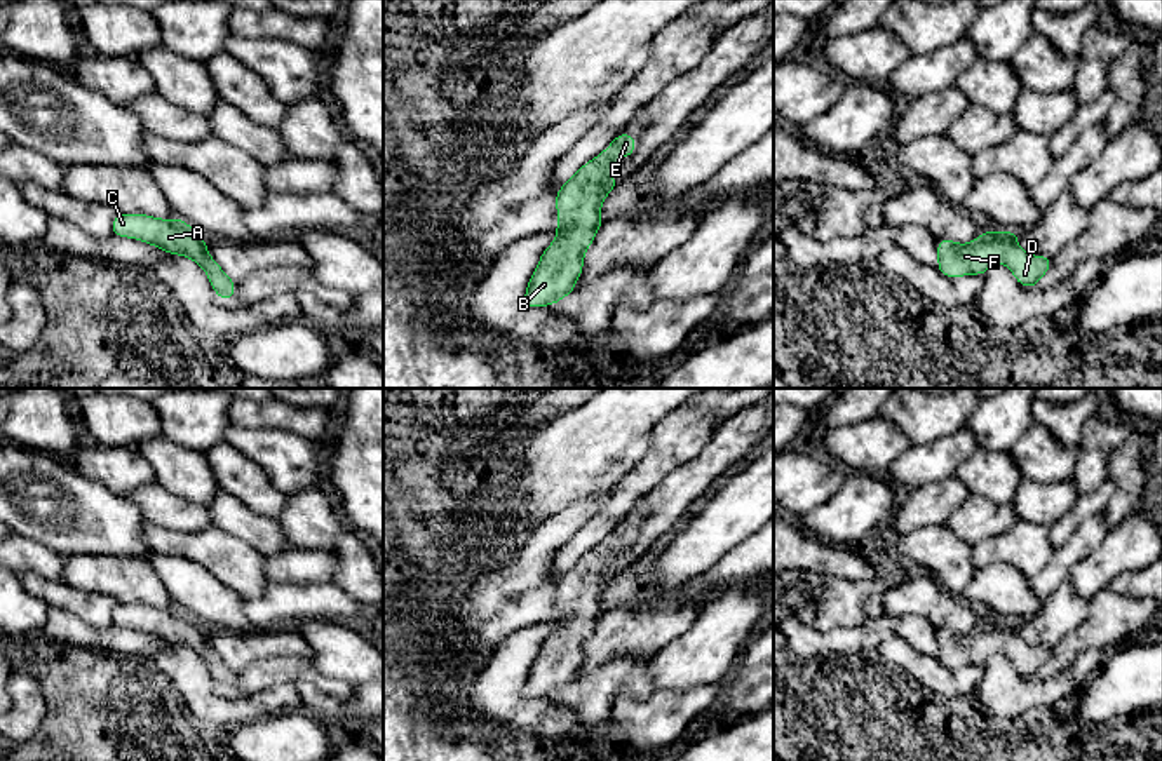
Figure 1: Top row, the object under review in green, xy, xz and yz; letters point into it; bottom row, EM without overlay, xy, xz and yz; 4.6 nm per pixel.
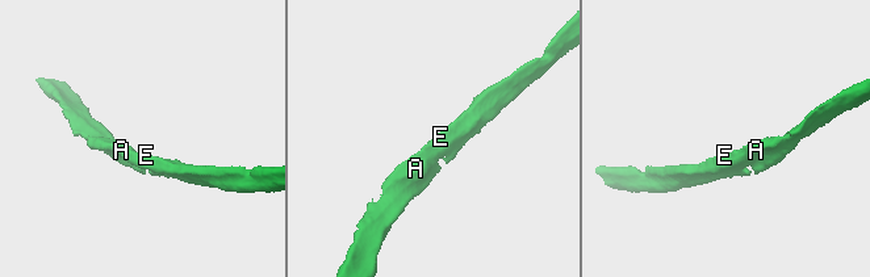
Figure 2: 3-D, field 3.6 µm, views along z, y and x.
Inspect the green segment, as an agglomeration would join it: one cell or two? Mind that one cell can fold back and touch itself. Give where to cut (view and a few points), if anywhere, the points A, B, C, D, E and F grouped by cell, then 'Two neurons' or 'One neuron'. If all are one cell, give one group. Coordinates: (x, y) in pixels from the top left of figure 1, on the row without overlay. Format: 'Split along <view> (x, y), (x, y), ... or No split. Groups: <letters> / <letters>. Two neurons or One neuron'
No split. Groups: A B C D E F. One neuron

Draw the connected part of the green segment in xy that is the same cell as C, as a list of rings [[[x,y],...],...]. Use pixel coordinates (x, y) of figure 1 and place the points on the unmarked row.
[[[117,603],[111,611],[111,620],[115,627],[138,629],[169,644],[181,644],[197,651],[209,667],[214,683],[221,690],[232,691],[237,674],[228,669],[221,657],[211,648],[206,639],[206,629],[179,608],[159,609],[146,604]]]

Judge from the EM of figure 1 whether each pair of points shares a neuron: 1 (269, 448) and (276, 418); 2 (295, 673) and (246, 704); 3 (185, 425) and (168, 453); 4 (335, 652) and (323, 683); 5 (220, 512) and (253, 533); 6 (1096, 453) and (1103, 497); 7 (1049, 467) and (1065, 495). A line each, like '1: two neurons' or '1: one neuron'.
1: two neurons
2: two neurons
3: two neurons
4: two neurons
5: one neuron
6: two neurons
7: two neurons

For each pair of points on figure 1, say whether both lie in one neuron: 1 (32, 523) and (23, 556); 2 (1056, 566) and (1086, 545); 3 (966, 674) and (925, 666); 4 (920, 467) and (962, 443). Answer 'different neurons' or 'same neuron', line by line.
1: different neurons
2: same neuron
3: same neuron
4: same neuron

